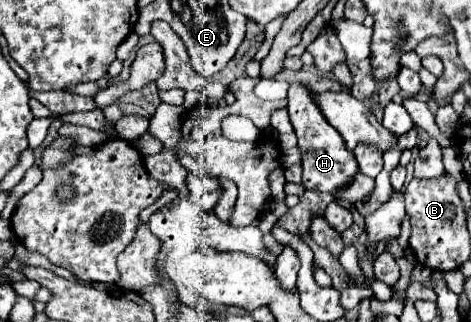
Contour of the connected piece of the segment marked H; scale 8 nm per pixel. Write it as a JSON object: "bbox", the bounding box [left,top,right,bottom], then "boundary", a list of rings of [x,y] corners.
{"bbox":[288,82,358,194],"boundary":[[[292,82],[288,88],[288,112],[290,112],[290,122],[294,126],[294,132],[298,136],[298,148],[302,152],[302,184],[308,190],[320,190],[320,192],[330,192],[334,194],[342,184],[350,182],[350,176],[358,172],[358,164],[354,160],[354,154],[346,150],[346,144],[342,136],[324,120],[322,110],[316,106],[314,92],[300,82]]]}

